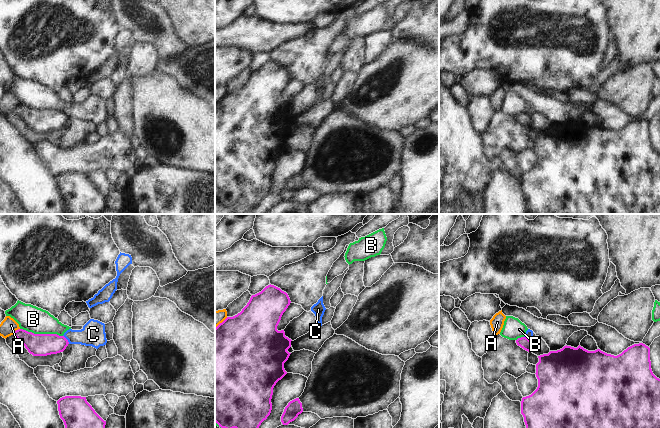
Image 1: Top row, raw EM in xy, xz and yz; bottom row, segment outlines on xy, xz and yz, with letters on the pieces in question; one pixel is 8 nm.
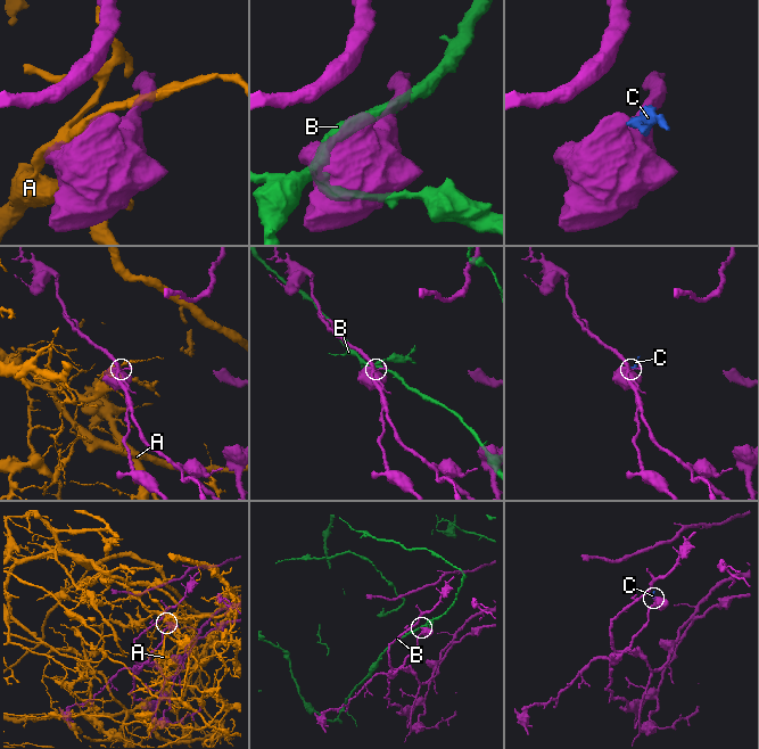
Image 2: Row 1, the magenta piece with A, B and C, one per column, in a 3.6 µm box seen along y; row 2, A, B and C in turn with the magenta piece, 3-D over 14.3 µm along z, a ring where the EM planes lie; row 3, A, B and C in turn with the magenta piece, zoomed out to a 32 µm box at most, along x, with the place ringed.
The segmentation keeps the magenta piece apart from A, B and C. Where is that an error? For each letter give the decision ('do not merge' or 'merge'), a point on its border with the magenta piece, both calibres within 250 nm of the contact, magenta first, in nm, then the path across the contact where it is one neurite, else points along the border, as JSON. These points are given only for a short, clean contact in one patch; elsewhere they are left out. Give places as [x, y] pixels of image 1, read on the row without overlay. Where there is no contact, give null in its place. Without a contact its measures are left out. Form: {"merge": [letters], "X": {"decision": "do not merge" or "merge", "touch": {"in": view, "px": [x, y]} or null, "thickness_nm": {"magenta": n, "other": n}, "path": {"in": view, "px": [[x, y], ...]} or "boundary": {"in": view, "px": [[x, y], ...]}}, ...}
{"merge": [], "A": {"decision": "do not merge", "touch": {"in": "xy", "px": [15, 107]}, "thickness_nm": {"magenta": 180, "other": 140}}, "B": {"decision": "do not merge", "touch": {"in": "xy", "px": [41, 110]}, "thickness_nm": {"magenta": 180, "other": 200}}, "C": {"decision": "do not merge", "touch": {"in": "xy", "px": [66, 115]}, "thickness_nm": {"magenta": 180, "other": 190}, "boundary": {"in": "xy", "px": [[63, 111], [69, 119]]}}}

